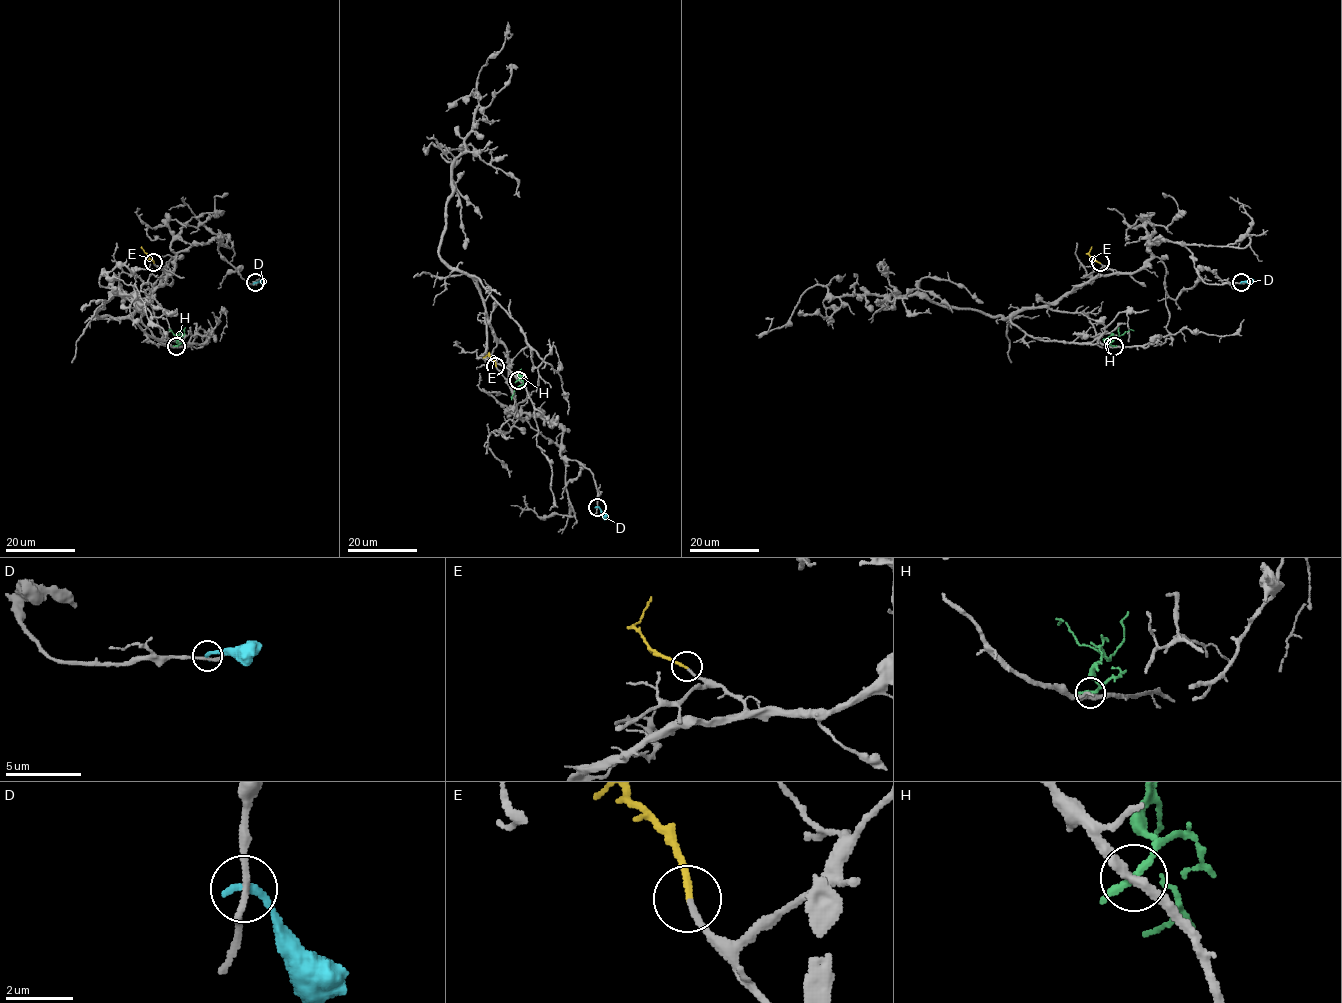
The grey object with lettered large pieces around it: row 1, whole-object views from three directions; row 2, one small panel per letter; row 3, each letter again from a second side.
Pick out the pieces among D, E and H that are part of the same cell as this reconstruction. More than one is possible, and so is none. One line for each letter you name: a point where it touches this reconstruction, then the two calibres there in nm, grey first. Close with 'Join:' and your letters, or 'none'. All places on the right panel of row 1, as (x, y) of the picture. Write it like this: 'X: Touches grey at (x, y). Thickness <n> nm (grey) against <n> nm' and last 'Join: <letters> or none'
E: Touches grey at (1100, 262). Thickness 180 nm (grey) against 200 nm
Join: E

